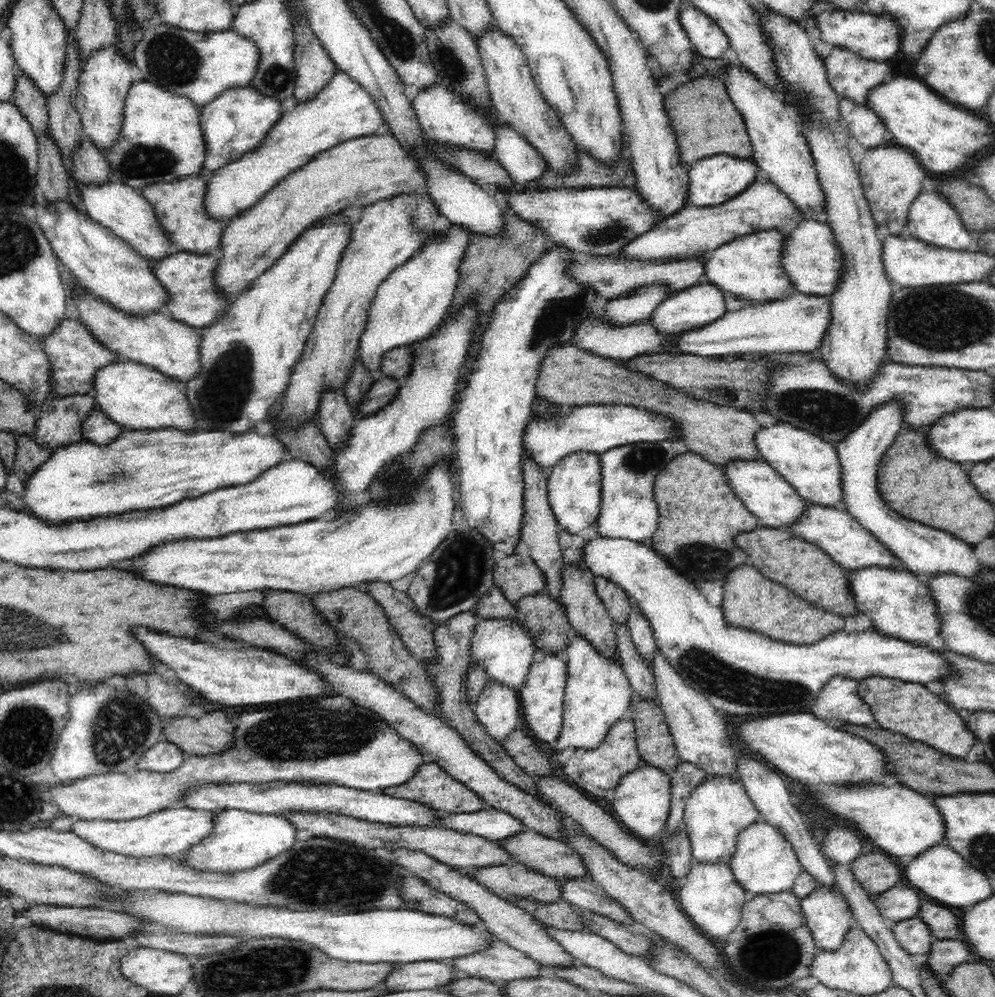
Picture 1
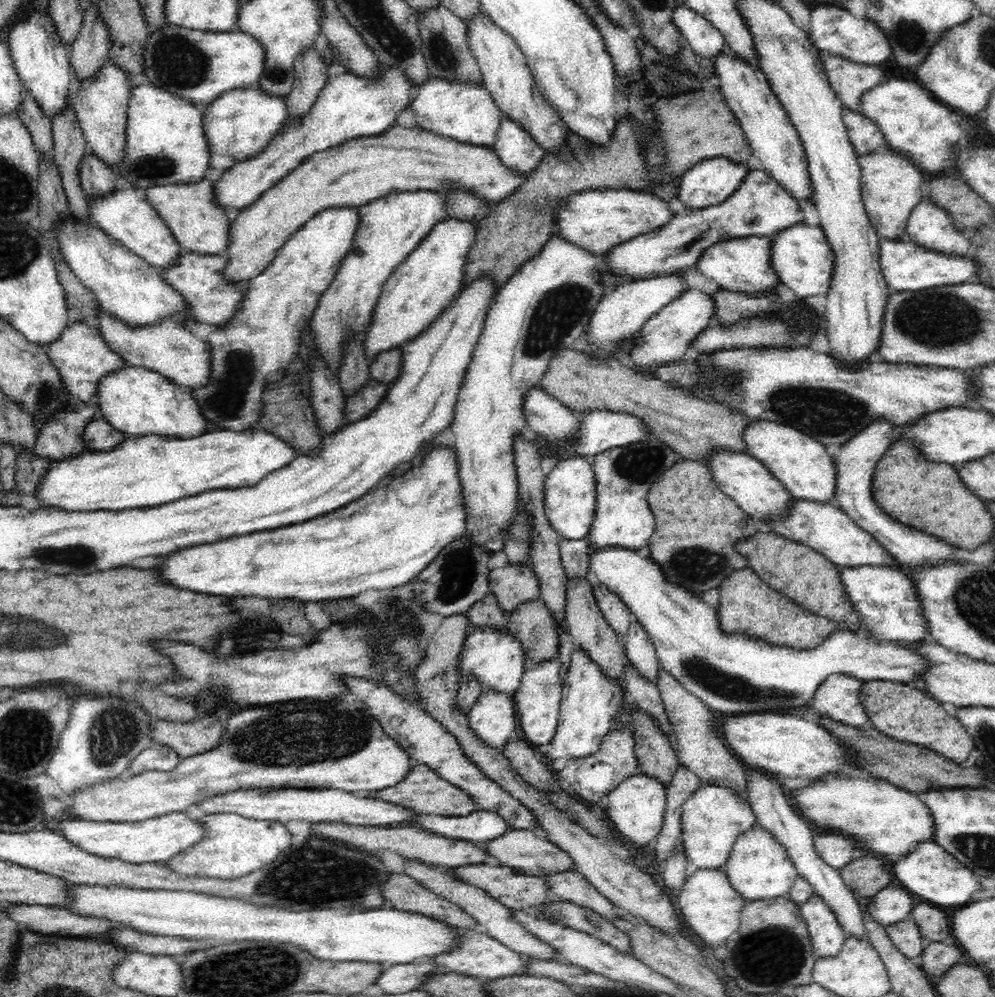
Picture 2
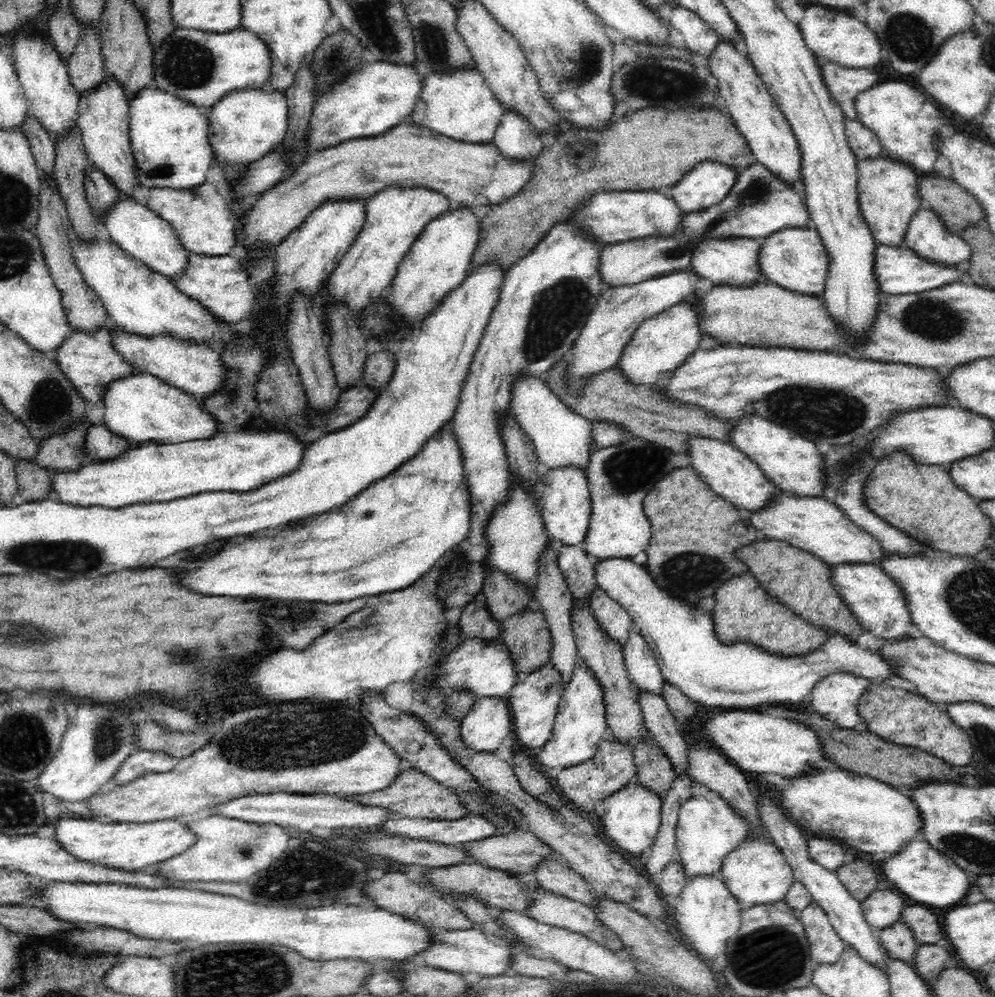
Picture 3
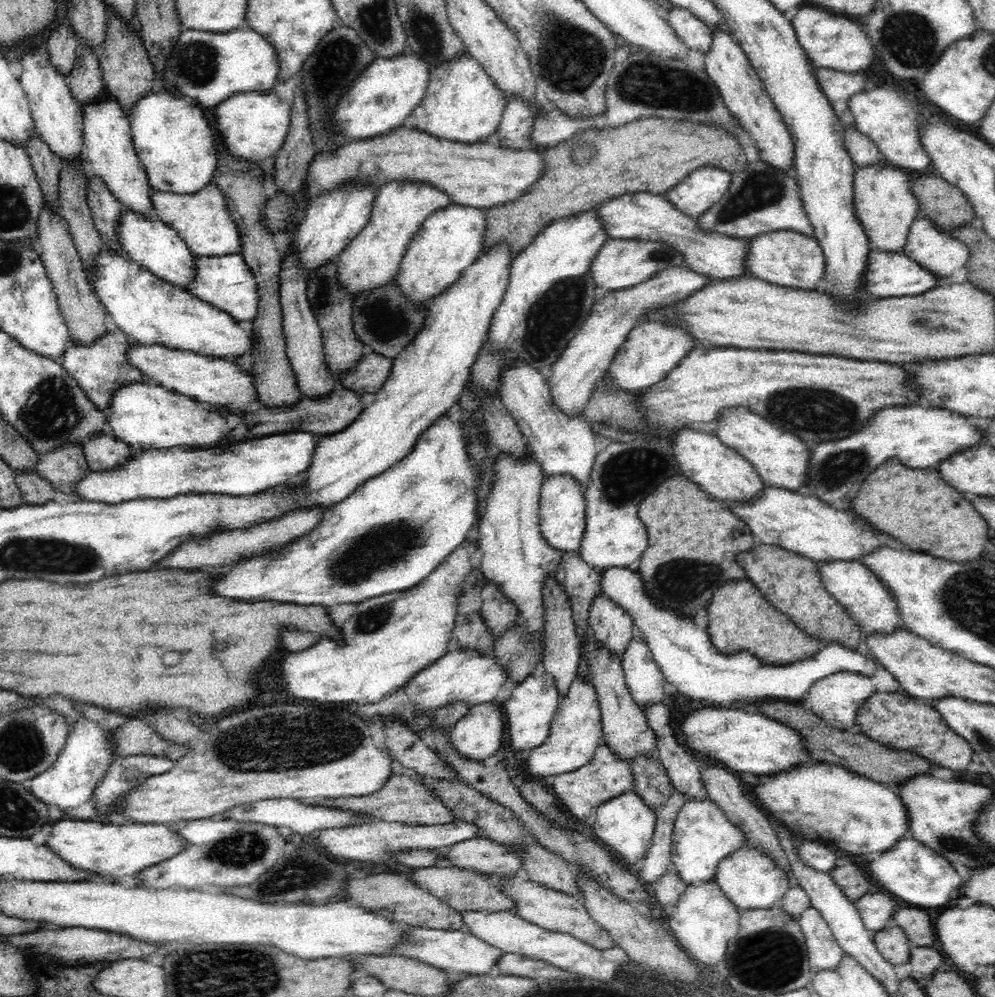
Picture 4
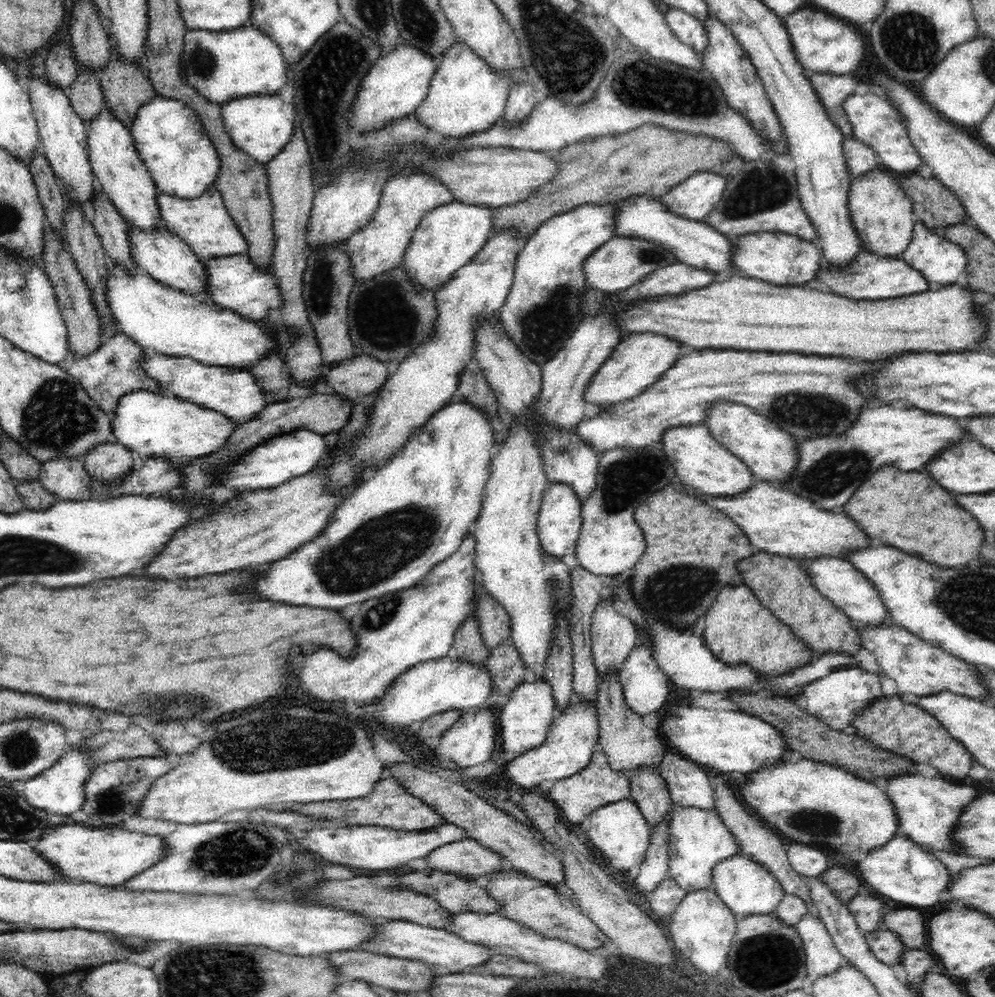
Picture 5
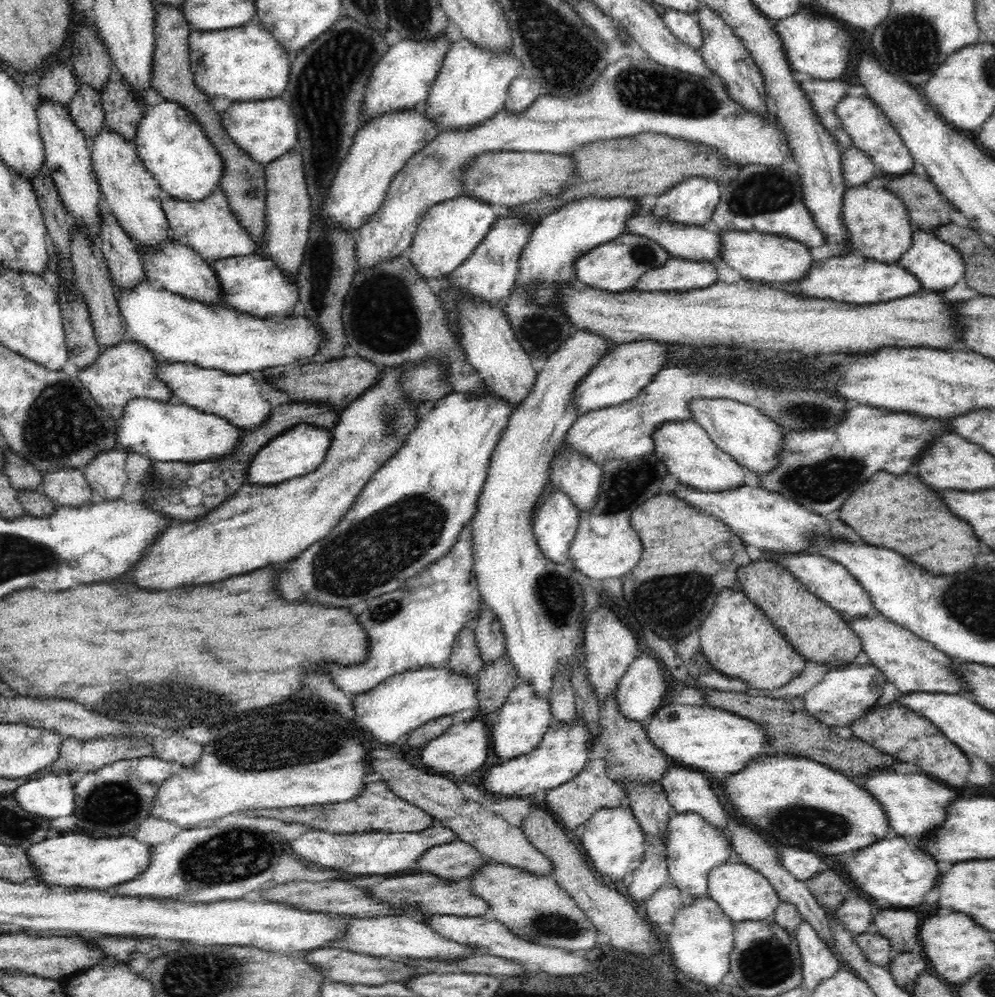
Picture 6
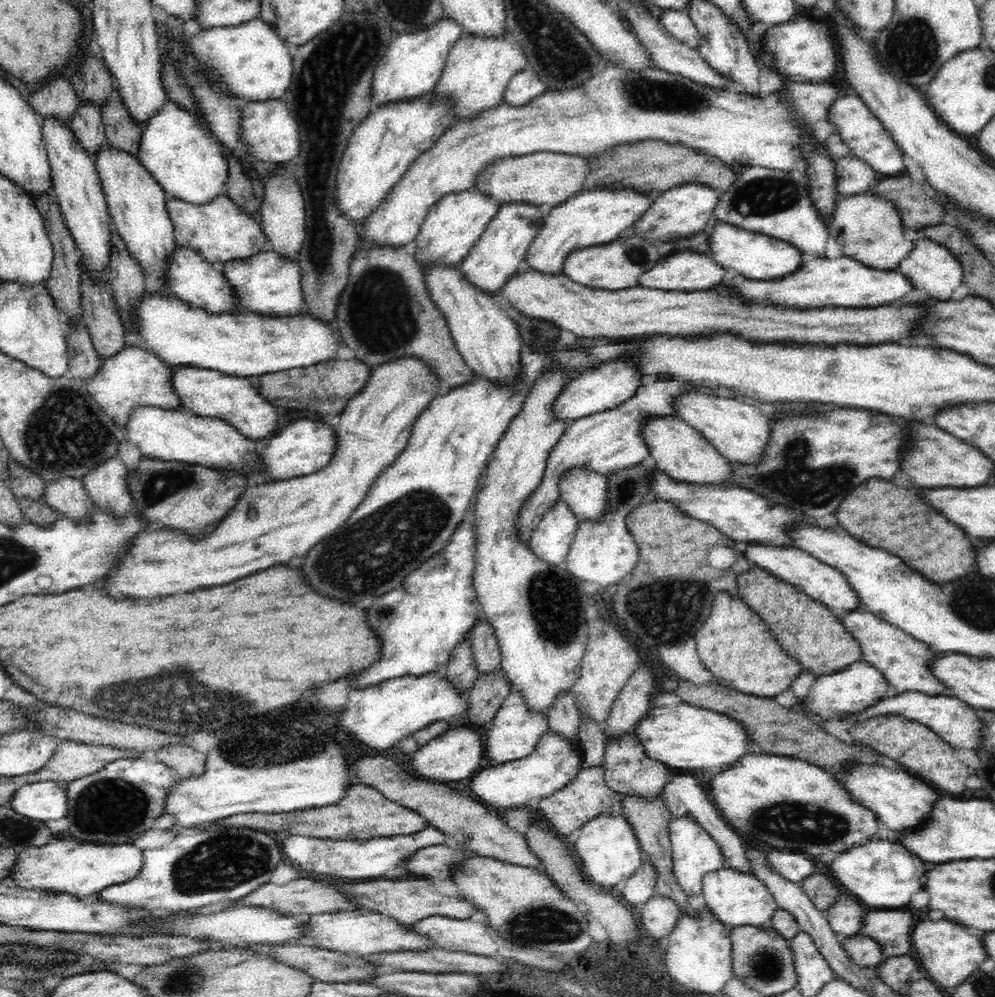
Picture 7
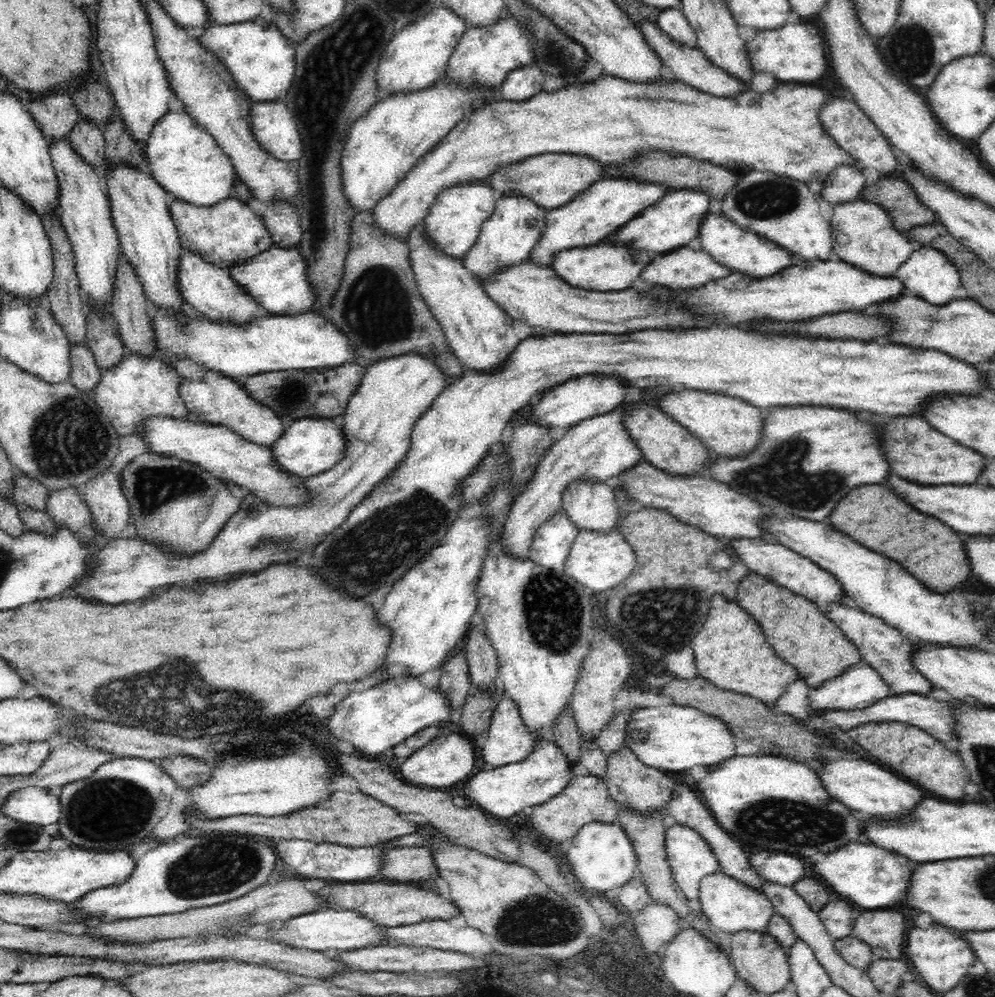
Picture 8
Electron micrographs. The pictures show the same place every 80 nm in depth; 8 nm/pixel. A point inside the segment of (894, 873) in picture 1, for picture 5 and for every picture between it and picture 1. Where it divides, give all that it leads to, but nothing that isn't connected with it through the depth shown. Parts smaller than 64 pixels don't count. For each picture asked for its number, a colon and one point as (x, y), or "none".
2: (867, 875)
3: (860, 877)
4: (851, 879)
5: (845, 883)

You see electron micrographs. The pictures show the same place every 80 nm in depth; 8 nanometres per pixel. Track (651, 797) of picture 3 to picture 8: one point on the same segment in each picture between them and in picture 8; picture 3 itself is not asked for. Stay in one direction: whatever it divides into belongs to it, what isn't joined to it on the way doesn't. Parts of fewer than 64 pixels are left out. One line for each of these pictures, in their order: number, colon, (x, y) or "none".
4: (625, 825)
5: (618, 832)
6: (614, 843)
7: (607, 848)
8: (601, 856)

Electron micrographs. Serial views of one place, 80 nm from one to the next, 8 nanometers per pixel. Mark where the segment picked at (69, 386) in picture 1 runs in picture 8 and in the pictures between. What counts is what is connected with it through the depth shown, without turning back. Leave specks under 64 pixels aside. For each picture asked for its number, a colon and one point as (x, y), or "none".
2: (81, 356)
3: (88, 358)
4: (99, 367)
5: (113, 369)
6: (124, 370)
7: (134, 377)
8: (137, 385)

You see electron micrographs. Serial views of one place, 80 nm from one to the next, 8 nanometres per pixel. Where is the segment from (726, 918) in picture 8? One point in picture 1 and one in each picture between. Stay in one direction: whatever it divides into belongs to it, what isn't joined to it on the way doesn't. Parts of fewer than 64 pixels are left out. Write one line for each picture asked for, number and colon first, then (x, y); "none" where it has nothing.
1: (765, 862)
2: (759, 867)
3: (756, 872)
4: (752, 878)
5: (747, 887)
6: (743, 893)
7: (738, 899)

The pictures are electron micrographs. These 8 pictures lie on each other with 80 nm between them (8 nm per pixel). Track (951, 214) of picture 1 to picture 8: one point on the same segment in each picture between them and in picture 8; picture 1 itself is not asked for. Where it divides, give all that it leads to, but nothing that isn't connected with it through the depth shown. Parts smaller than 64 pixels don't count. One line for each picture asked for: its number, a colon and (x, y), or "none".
2: (930, 225)
3: (927, 235)
4: (929, 246)
5: (940, 261)
6: (937, 264)
7: (931, 267)
8: (929, 274)

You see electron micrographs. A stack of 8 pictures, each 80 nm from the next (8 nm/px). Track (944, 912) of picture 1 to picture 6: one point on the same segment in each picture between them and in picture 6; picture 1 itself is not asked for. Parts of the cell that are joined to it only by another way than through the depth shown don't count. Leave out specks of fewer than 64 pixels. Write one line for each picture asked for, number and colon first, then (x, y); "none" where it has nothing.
2: (934, 926)
3: (926, 926)
4: (916, 923)
5: (908, 923)
6: (900, 926)

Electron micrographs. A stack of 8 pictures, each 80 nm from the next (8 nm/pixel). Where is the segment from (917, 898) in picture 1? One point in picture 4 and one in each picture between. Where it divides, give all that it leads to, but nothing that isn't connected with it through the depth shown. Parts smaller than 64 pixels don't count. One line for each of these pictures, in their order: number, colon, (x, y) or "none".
2: (892, 904)
3: (883, 907)
4: (876, 908)

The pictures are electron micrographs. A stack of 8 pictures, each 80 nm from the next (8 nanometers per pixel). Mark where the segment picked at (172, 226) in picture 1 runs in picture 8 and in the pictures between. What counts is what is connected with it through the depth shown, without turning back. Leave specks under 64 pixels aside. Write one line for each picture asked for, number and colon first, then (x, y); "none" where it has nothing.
2: (187, 208)
3: (201, 217)
4: (202, 219)
5: (204, 223)
6: (209, 226)
7: (219, 230)
8: (229, 232)

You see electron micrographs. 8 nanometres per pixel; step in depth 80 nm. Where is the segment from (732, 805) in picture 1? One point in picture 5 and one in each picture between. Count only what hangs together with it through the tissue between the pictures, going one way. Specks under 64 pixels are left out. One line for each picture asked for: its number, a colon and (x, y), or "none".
2: (713, 817)
3: (708, 828)
4: (703, 835)
5: (698, 839)

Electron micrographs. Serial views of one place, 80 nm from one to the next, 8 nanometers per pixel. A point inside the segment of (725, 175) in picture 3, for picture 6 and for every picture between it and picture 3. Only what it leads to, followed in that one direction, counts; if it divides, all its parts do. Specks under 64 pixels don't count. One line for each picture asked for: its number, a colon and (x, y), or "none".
4: (702, 188)
5: (694, 198)
6: (692, 201)

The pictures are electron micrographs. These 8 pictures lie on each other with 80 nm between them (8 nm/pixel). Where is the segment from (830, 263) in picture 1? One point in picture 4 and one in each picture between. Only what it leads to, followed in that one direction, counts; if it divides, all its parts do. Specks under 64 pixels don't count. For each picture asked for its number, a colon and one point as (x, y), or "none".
2: (803, 259)
3: (795, 258)
4: (786, 258)

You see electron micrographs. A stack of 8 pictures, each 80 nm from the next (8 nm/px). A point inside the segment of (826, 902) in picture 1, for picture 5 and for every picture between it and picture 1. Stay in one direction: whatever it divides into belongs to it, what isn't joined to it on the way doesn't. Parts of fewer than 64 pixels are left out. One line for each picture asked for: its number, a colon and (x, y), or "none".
2: (827, 936)
3: (826, 946)
4: (824, 951)
5: (822, 957)

